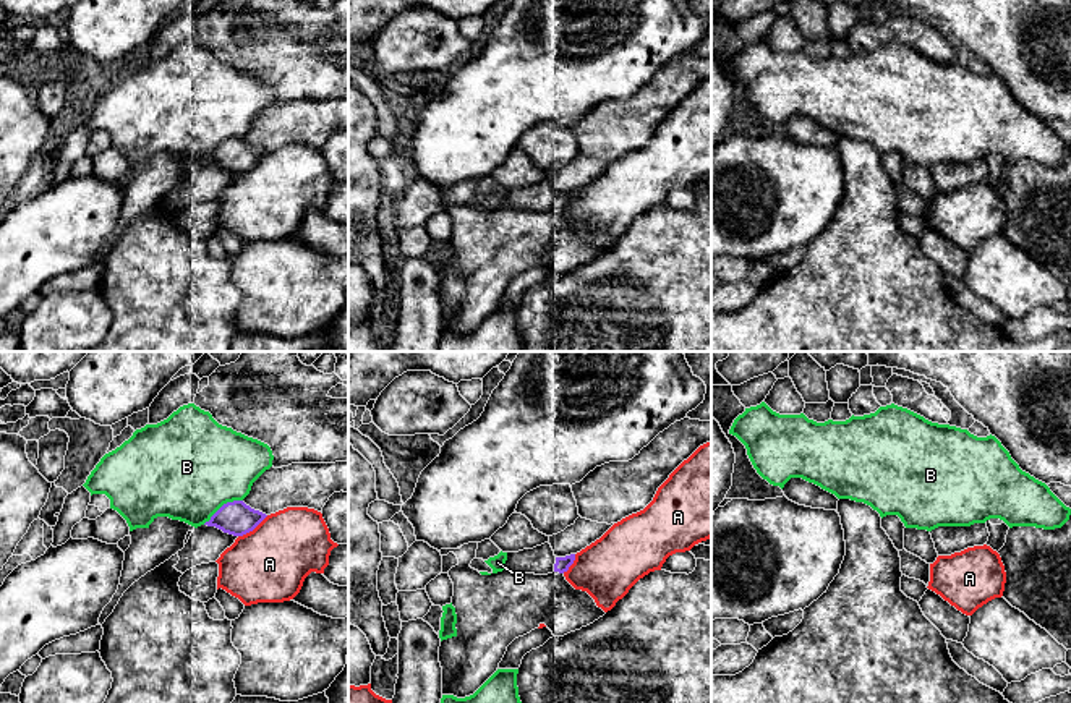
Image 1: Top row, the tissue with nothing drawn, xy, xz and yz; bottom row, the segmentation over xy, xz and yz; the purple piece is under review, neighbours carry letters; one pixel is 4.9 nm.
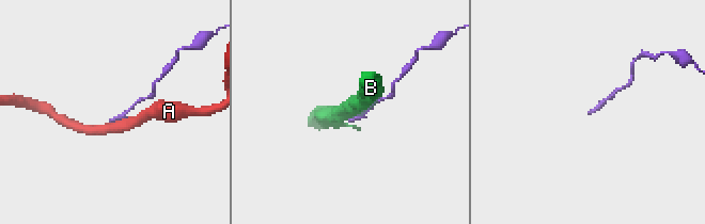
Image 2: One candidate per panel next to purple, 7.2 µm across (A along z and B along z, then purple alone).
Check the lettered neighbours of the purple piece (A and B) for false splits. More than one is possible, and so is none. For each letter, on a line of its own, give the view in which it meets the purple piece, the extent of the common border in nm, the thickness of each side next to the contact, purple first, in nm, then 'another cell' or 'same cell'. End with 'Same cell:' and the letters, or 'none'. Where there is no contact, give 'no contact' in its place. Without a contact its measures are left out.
A: contact in xy; length 190 nm; calibres 170 and 380 nm; another cell
B: contact in xy; length 240 nm; calibres 170 and 500 nm; another cell
Same cell: none

